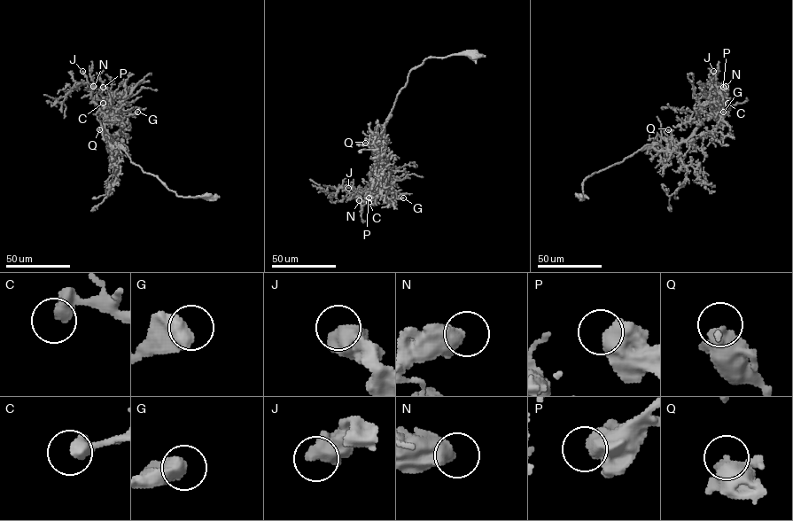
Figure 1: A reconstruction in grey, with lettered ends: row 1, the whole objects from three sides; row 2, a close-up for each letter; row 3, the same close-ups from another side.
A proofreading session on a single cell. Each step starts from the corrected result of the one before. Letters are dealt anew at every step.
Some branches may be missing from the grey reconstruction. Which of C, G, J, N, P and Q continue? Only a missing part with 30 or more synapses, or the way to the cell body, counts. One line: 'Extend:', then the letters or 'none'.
Extend: J

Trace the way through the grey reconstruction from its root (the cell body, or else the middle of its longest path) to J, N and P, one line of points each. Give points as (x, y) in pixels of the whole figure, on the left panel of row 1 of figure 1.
J: (209, 197), (177, 196), (133, 163), (123, 150), (117, 150), (82, 71)
N: (209, 197), (177, 196), (133, 163), (123, 150), (117, 150), (104, 128), (104, 112), (94, 102), (93, 86)
P: (209, 197), (177, 196), (133, 163), (123, 150), (116, 149), (104, 128), (111, 100), (103, 87)

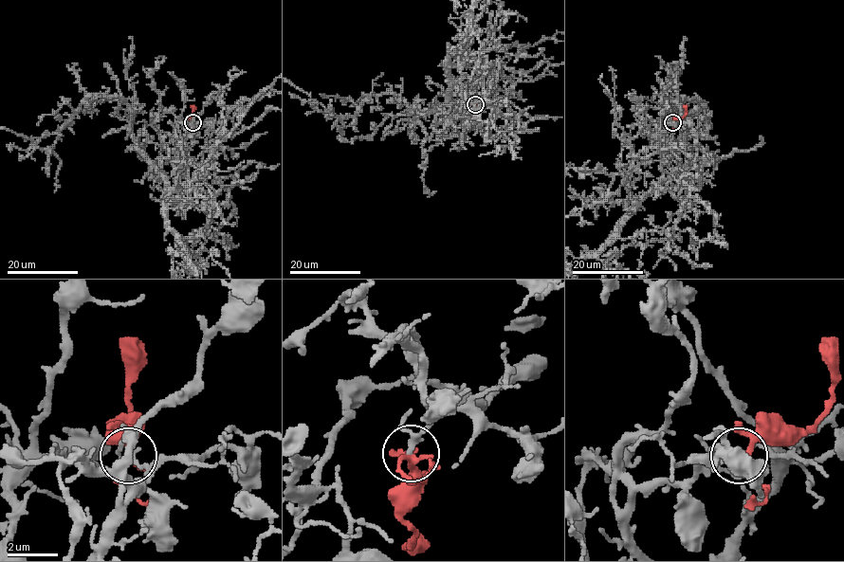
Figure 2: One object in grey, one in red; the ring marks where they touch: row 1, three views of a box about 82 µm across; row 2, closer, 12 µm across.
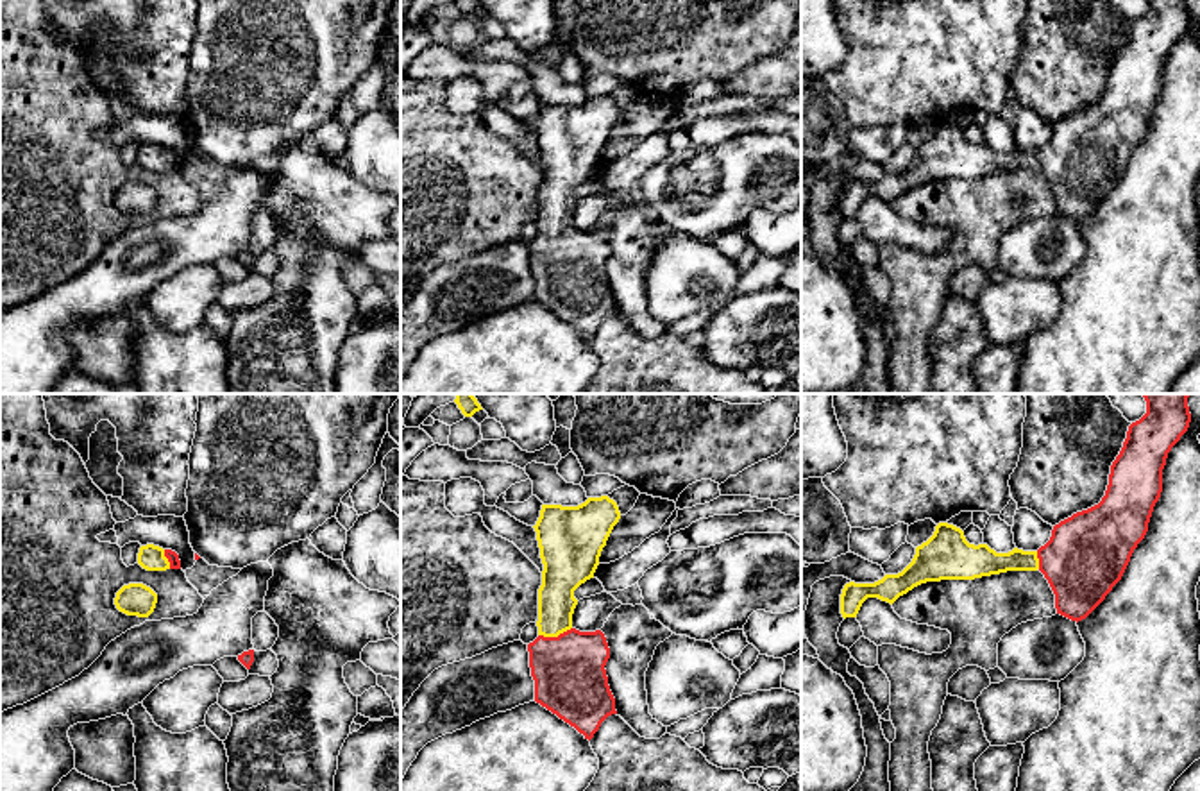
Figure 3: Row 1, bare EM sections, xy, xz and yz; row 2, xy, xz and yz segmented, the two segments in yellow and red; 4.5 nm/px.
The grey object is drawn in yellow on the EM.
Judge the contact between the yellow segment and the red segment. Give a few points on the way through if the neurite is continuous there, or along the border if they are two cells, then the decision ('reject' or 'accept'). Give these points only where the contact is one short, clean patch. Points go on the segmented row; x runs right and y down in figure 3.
across xz (557, 602), (555, 636), (569, 673) | accept

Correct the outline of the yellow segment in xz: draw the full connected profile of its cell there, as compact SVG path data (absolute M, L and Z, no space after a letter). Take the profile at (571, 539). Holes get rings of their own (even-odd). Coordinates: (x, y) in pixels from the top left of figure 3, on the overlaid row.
M601 496L588 498L578 506L542 505L540 517L533 526L544 564L538 589L538 637L528 644L535 702L574 727L588 741L601 723L617 710L604 669L610 659L606 637L601 630L579 632L572 626L578 605L574 591L594 578L601 551L619 519L617 503Z

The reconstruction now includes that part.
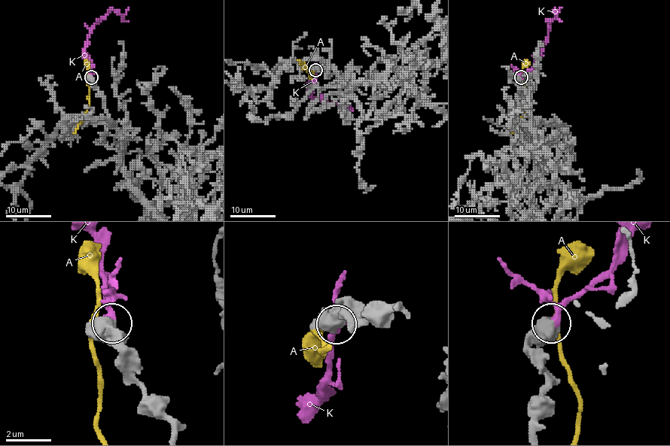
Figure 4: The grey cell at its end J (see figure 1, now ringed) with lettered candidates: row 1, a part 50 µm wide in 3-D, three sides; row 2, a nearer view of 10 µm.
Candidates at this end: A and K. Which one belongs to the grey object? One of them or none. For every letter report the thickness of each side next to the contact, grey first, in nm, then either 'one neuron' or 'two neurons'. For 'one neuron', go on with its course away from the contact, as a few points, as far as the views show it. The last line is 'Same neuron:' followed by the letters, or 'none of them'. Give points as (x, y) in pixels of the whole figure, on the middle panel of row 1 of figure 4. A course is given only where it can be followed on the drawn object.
A: 750/180 nm | two neurons
K: 900/280 nm | one neuron
Same neuron: K

